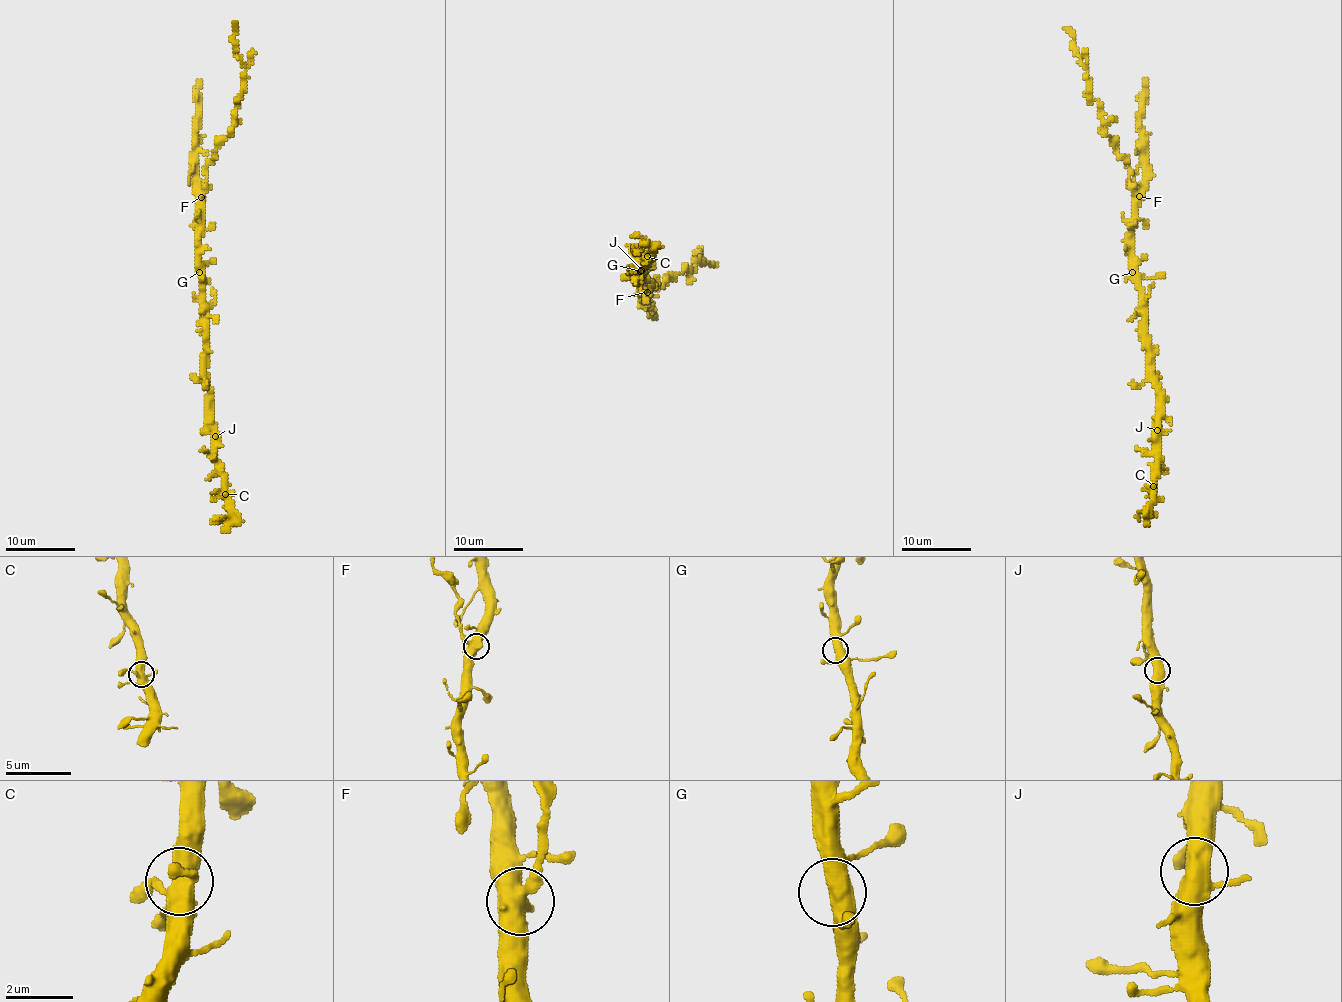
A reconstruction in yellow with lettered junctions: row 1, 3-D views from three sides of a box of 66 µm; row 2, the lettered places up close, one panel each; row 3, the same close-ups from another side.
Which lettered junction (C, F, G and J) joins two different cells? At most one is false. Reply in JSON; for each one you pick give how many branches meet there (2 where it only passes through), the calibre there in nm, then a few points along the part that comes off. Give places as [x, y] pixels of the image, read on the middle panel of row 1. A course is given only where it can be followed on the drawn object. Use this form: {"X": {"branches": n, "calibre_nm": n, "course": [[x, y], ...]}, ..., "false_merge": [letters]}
{"F": {"branches": 3, "calibre_nm": 550, "course": [[648, 291], [684, 270], [691, 272], [701, 261], [705, 263], [697, 257], [701, 246]]}, "false_merge": ["F"]}

